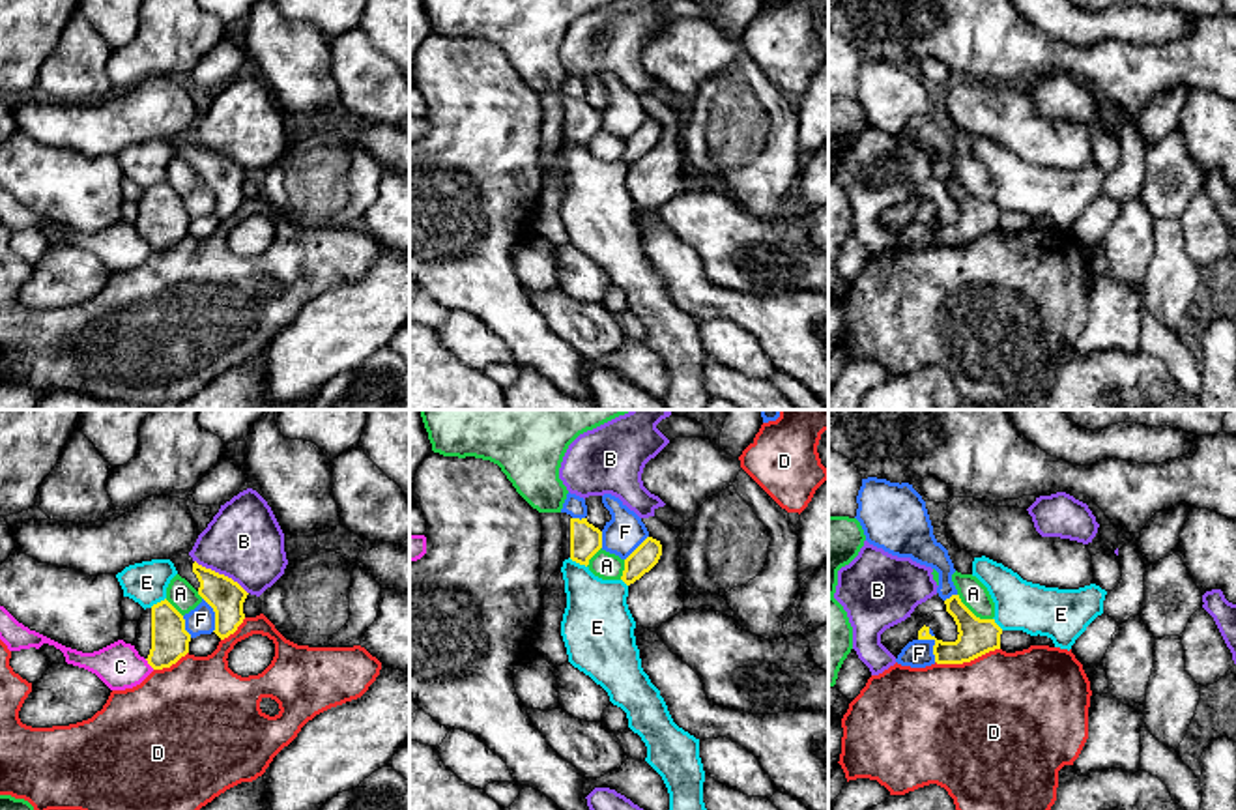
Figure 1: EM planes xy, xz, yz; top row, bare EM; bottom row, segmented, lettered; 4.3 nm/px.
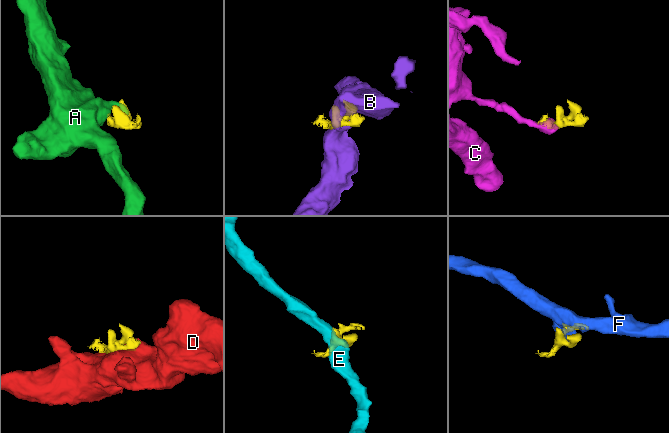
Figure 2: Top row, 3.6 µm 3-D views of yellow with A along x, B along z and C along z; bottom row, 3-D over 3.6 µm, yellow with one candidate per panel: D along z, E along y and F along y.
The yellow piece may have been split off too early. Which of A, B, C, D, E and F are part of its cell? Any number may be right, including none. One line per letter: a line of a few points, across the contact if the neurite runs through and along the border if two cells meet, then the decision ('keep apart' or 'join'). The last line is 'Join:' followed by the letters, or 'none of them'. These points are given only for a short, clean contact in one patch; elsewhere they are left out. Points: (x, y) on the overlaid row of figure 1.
A: line yz (958, 593), (977, 616), (991, 620); keep apart
B: line xy (195, 560), (230, 577), (247, 593); keep apart
C: line xy (144, 659), (154, 668); keep apart
D: keep apart
E: line xz (569, 558), (586, 567); keep apart
F: keep apart
Join: none of them

